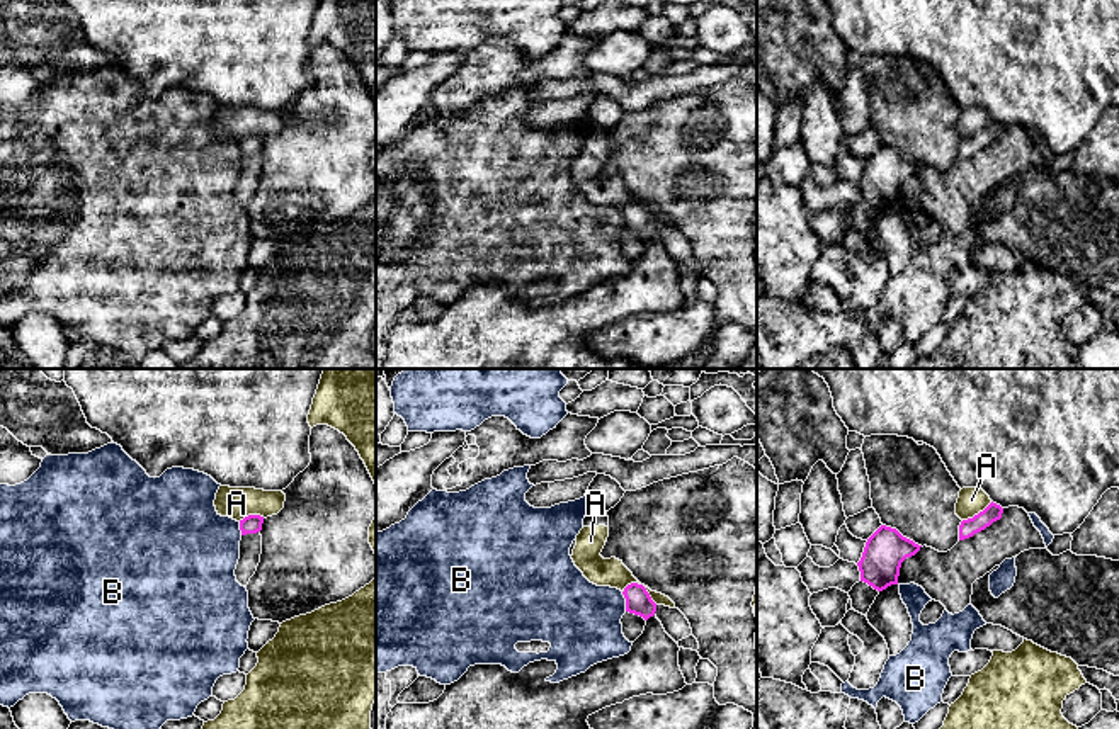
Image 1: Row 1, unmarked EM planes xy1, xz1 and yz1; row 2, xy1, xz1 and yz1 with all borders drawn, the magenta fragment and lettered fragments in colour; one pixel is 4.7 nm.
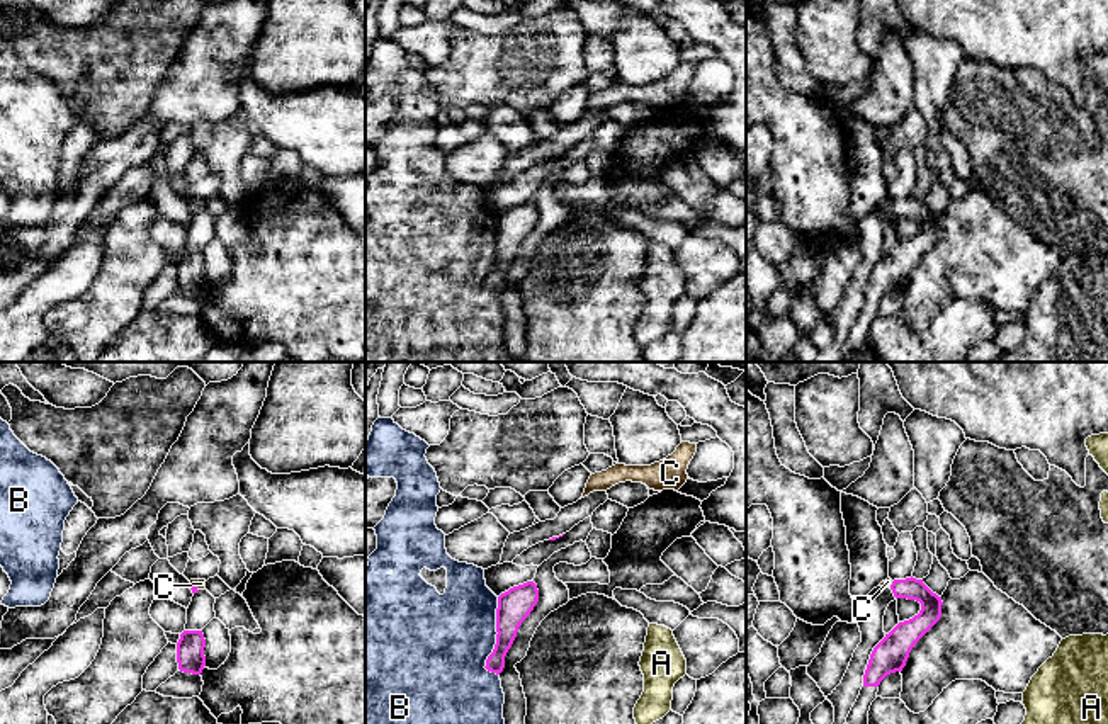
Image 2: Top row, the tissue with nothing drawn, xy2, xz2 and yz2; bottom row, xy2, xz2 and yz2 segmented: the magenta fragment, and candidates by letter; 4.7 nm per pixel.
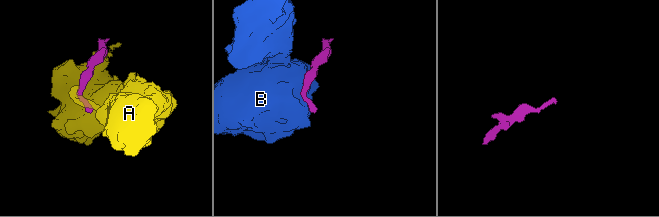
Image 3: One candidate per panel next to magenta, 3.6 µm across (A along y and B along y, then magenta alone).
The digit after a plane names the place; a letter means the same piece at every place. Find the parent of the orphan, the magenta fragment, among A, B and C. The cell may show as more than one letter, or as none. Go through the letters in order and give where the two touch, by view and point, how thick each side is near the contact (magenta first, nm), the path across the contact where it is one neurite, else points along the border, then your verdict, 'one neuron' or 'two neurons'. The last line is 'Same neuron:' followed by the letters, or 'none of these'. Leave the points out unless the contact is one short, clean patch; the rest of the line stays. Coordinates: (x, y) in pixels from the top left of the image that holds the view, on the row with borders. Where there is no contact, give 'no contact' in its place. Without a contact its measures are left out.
A: xz1 (641, 585) | 120/130 nm | along xz1 (623, 588), (640, 583), (657, 604) | two neurons
B: xz2 (497, 638) | 160/440 nm | two neurons
C: xy2 (194, 587) | 30/50 nm | across xy2 (194, 588), (194, 587), (201, 583) | one neuron
Same neuron: C

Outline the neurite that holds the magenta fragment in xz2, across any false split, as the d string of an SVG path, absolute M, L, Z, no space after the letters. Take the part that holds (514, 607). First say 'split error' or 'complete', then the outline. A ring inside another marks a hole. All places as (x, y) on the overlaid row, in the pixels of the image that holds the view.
complete; M534 581L513 586L498 597L496 608L496 644L486 659L486 670L500 675L505 668L505 656L512 648L518 627L530 615L539 602L539 590Z

